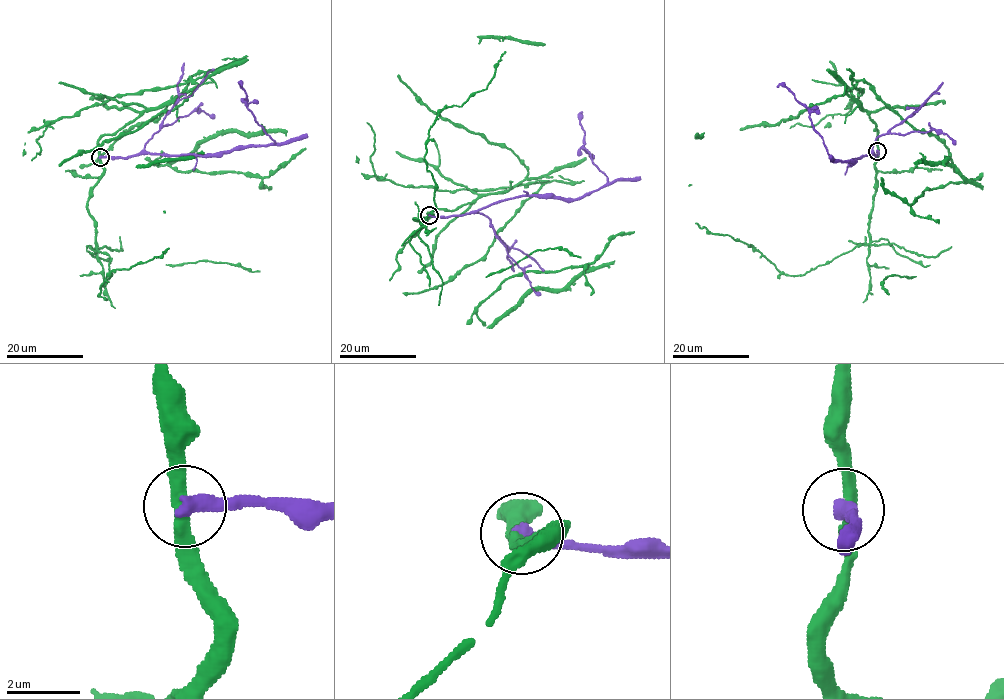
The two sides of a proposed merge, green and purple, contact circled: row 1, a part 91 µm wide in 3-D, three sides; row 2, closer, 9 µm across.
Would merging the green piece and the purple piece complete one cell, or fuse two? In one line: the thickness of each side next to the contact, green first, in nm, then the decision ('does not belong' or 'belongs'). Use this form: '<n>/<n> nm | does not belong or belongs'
340/380 nm | does not belong

